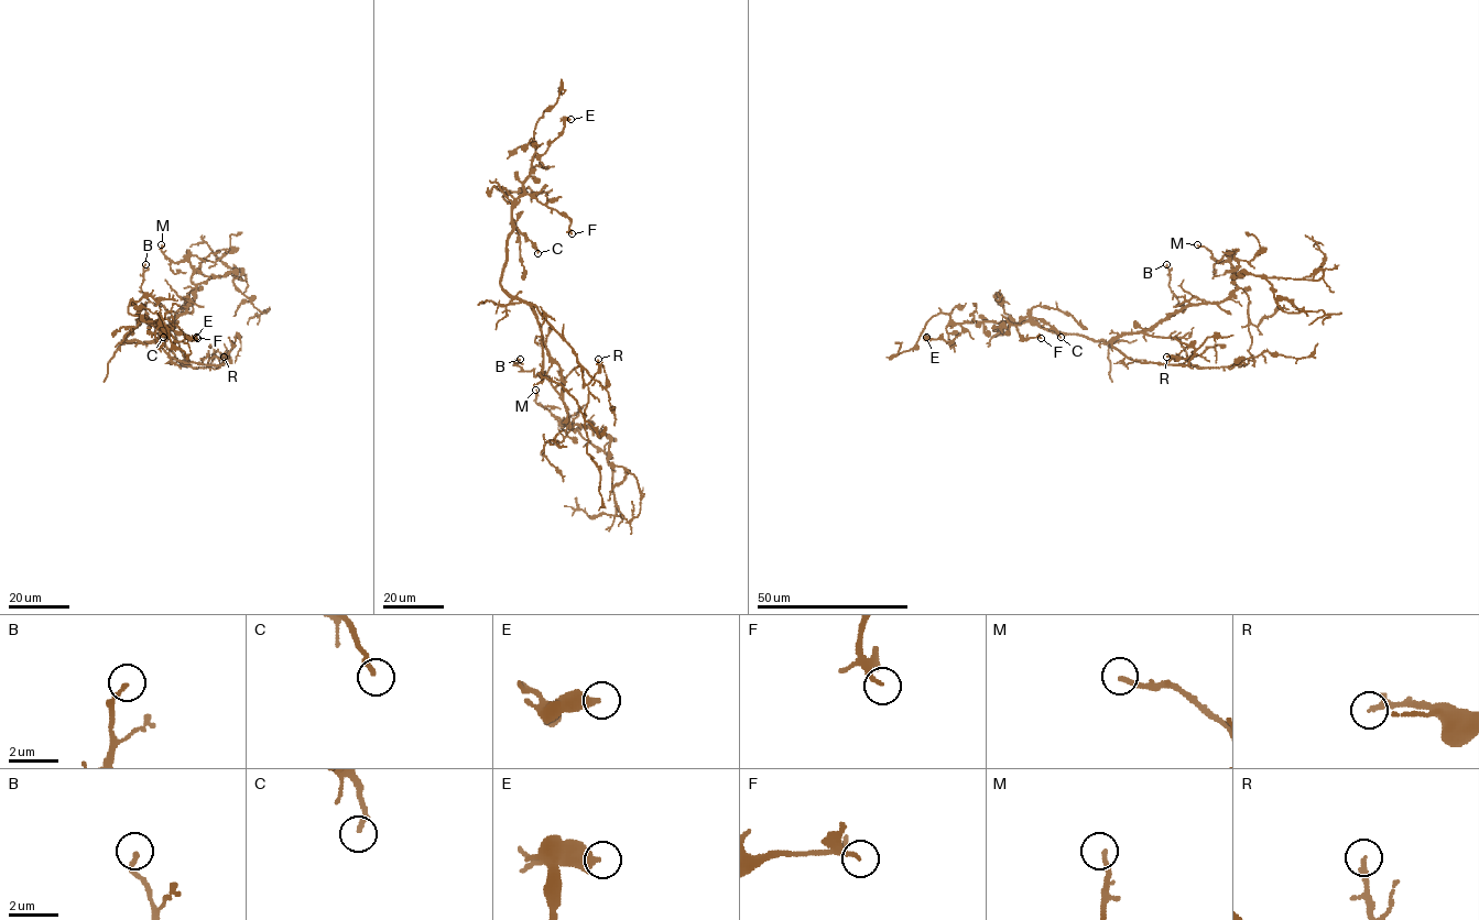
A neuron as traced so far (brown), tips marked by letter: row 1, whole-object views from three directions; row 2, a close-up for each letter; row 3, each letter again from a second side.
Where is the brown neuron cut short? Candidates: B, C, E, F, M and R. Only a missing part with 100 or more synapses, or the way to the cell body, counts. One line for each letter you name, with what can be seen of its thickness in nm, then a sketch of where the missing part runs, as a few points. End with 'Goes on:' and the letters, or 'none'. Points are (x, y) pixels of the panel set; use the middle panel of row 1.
Goes on: none

